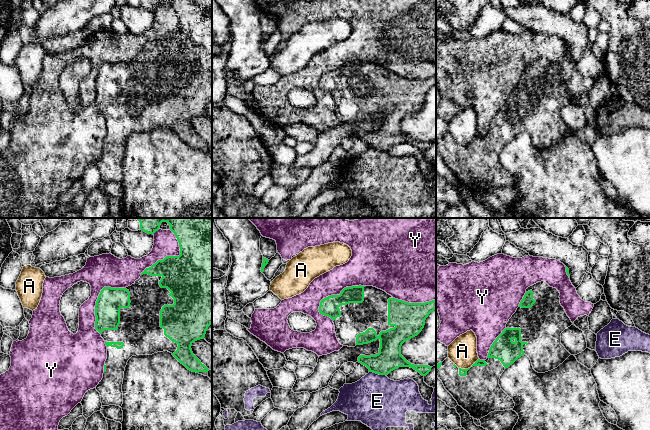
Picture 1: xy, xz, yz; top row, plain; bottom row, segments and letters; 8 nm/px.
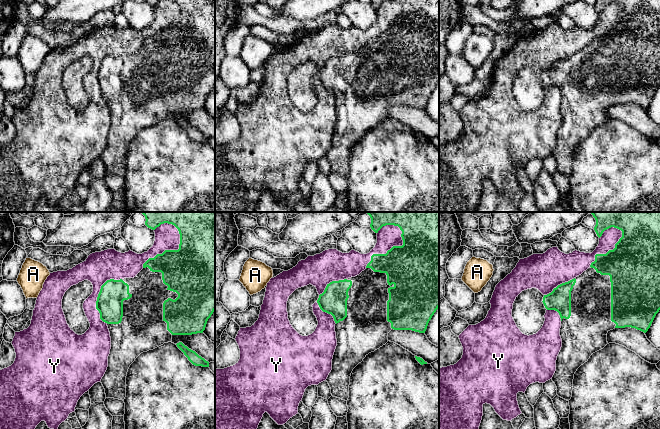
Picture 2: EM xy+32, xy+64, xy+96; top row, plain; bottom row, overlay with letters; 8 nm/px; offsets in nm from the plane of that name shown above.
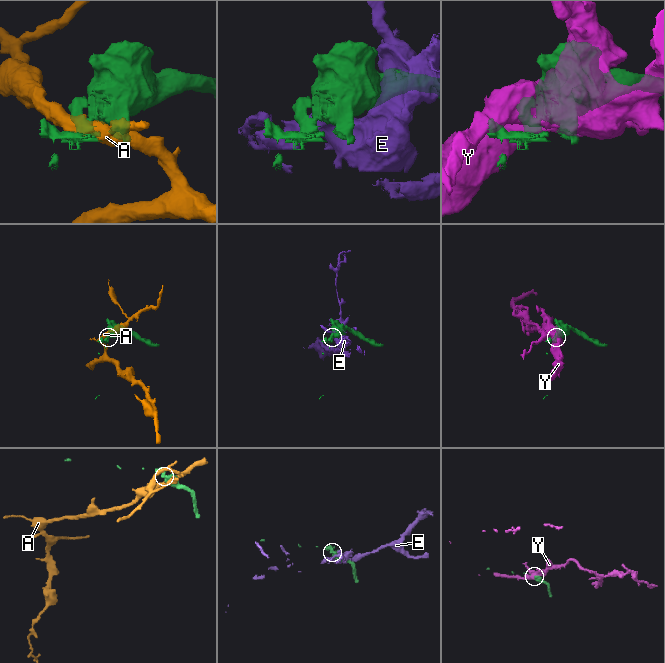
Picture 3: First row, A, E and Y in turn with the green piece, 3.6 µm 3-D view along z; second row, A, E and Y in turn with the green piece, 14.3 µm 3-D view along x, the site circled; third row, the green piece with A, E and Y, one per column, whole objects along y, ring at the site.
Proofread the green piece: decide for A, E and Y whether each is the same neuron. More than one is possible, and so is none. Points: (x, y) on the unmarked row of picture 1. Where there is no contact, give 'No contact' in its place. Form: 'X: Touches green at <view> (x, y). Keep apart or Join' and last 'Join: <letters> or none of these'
A: Touches green at yz (468, 144). Keep apart
E: Touches green at xz (377, 149). Keep apart
Y: Touches green at xz (336, 71). Keep apart
Join: none of these

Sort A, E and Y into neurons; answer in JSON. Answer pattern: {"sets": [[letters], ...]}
{"sets": [["A"], ["E"], ["Y"]]}

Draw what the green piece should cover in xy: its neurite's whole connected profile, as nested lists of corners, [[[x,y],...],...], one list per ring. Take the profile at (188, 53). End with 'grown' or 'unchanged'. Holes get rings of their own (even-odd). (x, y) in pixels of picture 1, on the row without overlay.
[[[169,0],[180,23],[179,32],[166,32],[146,44],[134,60],[125,64],[104,63],[95,81],[95,105],[107,122],[103,154],[96,162],[102,182],[122,182],[122,160],[128,136],[136,131],[170,128],[188,146],[208,152],[209,145],[193,130],[192,119],[204,115],[212,100],[212,0]]]; grown

